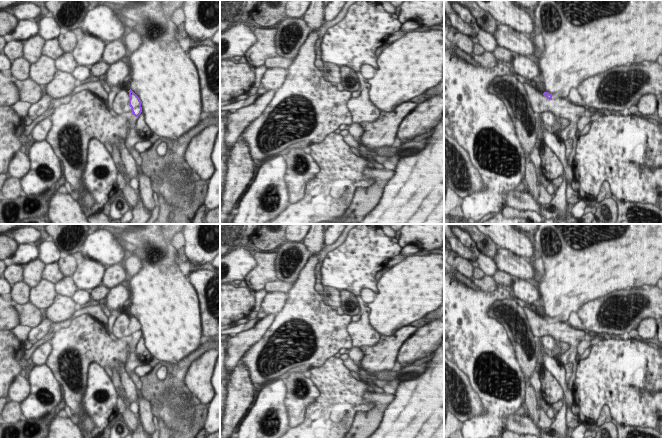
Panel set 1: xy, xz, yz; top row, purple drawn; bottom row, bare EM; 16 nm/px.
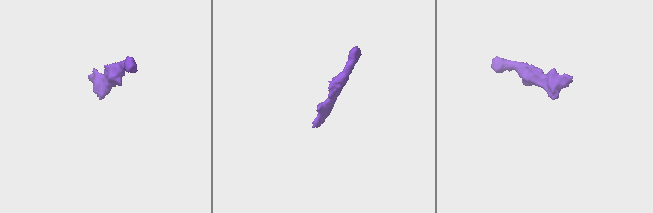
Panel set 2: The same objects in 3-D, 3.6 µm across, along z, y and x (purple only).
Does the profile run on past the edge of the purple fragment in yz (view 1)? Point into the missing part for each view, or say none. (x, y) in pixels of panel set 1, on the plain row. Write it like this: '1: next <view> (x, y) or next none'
1: next none

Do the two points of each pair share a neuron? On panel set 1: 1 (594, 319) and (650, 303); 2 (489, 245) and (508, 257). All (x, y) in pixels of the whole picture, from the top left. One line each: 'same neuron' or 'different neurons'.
1: same neuron
2: different neurons

